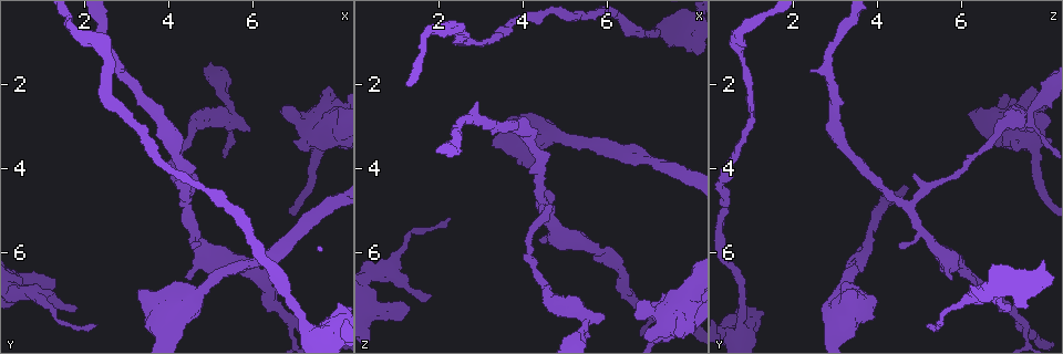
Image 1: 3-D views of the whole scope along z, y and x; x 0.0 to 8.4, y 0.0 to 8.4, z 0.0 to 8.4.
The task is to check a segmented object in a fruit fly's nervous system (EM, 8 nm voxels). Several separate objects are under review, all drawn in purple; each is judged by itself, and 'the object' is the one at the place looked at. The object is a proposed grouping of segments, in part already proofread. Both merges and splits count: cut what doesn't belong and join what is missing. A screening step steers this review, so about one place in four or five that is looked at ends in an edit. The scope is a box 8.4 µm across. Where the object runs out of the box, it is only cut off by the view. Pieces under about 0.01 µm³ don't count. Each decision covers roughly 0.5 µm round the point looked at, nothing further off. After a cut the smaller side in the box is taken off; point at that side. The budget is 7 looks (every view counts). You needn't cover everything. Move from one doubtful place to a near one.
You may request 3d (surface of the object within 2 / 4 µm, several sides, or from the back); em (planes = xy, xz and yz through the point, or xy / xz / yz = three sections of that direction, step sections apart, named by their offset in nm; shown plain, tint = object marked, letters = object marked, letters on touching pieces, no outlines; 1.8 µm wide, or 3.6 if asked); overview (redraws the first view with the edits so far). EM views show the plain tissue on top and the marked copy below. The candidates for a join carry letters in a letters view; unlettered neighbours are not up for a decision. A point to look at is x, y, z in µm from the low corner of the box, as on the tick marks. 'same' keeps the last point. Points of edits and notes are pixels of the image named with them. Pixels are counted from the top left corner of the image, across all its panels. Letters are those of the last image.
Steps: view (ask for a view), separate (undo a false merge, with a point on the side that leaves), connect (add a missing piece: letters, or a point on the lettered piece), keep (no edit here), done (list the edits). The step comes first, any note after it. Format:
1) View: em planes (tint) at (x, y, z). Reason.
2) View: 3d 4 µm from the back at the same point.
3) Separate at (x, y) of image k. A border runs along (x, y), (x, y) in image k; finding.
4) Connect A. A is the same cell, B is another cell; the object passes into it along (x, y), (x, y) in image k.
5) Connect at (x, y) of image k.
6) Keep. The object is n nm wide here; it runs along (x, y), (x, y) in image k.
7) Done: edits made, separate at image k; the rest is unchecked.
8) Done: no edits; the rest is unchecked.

View: 3d 4 µm at (4.55, 3.05, 7.05).

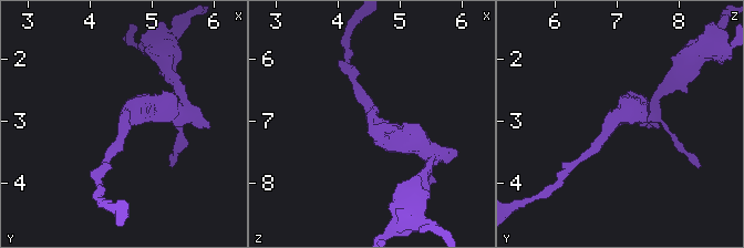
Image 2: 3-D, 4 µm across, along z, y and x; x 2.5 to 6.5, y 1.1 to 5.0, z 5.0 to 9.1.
View: em planes (tint) at (4.55, 3.05, 7.00). Now the EM.

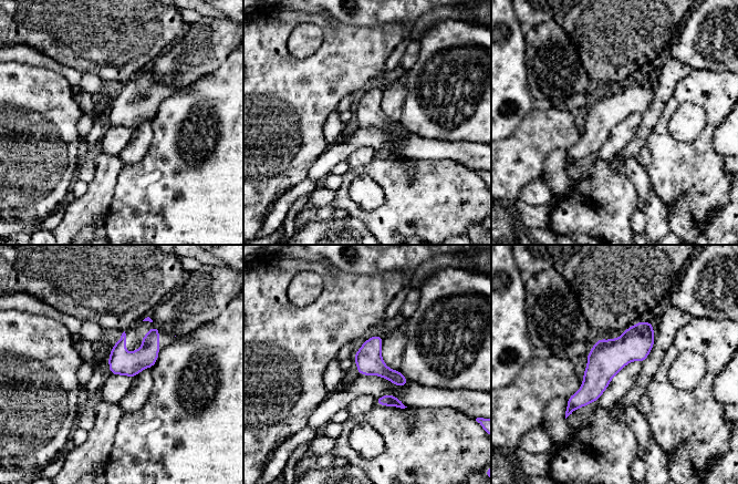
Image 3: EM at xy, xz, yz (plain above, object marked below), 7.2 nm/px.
View: em planes (letters) at the same point. See the neighbours.

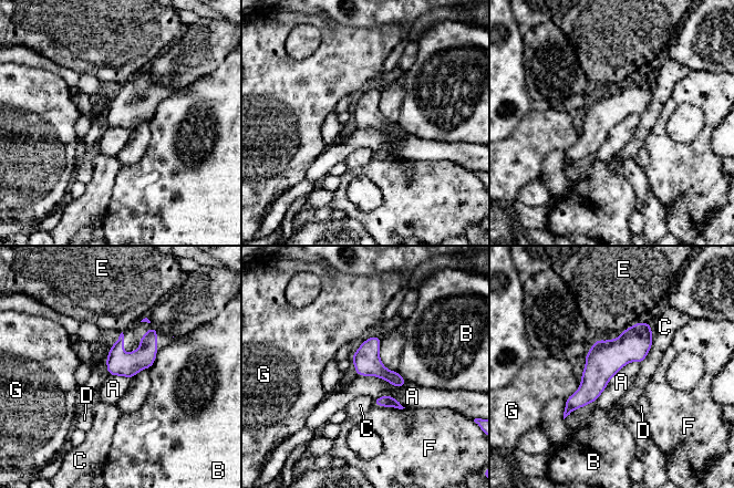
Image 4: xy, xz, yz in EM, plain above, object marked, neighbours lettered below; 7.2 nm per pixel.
Keep. The longest contact is with A, 380 nm; A, B, C, D, E, F and G are other cells; a border runs along (355, 374), (396, 386), (407, 383) in image 4; one neuron here.

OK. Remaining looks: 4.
View: em planes (letters) at (1.35, 6.80, 7.25). Branch stops here.

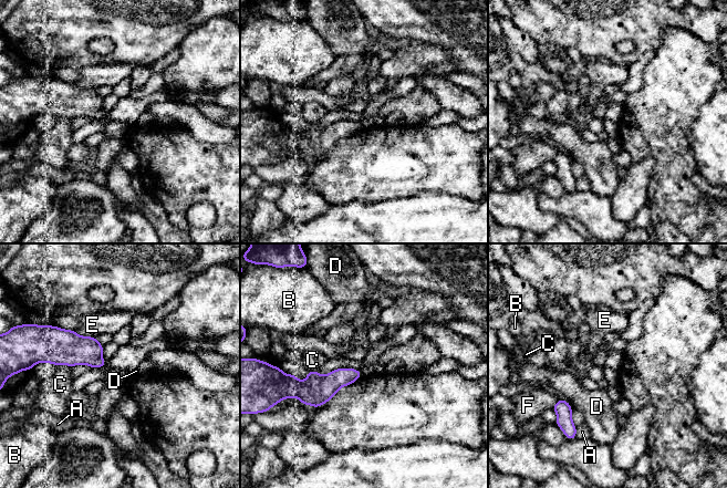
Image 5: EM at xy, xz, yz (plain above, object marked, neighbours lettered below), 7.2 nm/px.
Keep. A, B, C, D, E and F are other cells; a border runs along (74, 330), (82, 335), (94, 336) in image 5; no lettered piece goes on from it.

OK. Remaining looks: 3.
View: em xz step 4 (tint) at (4.95, 6.20, 5.70).

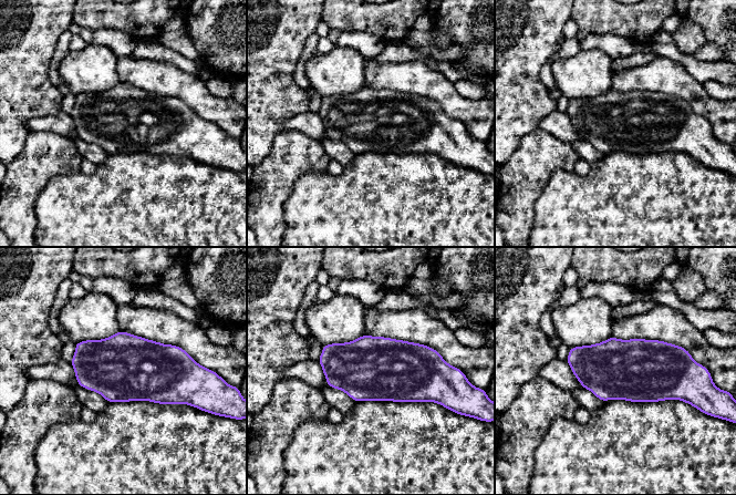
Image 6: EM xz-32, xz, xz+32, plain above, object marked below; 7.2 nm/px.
View: em planes (letters) at the same point. Cut it another way.

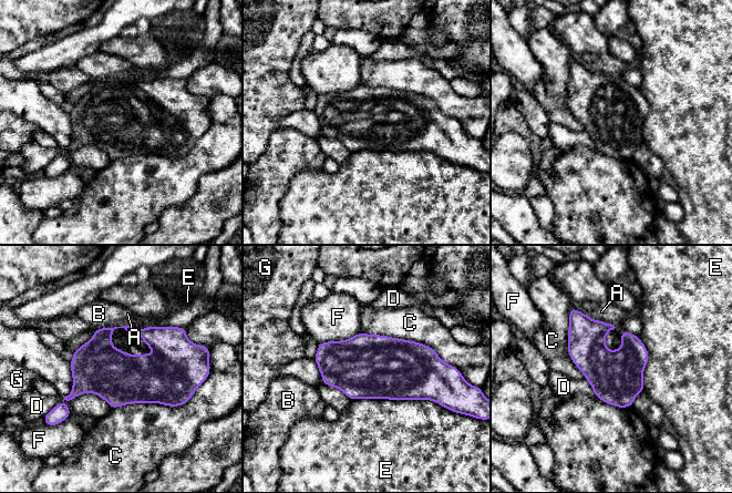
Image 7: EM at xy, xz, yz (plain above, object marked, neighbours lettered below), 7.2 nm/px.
Keep. The object is 380 nm wide here; the longest contact is with C, 650 nm; A, B, C, D, E, F and G are other cells; one neuron here.

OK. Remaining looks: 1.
Done: no edits; the rest is unchecked.

